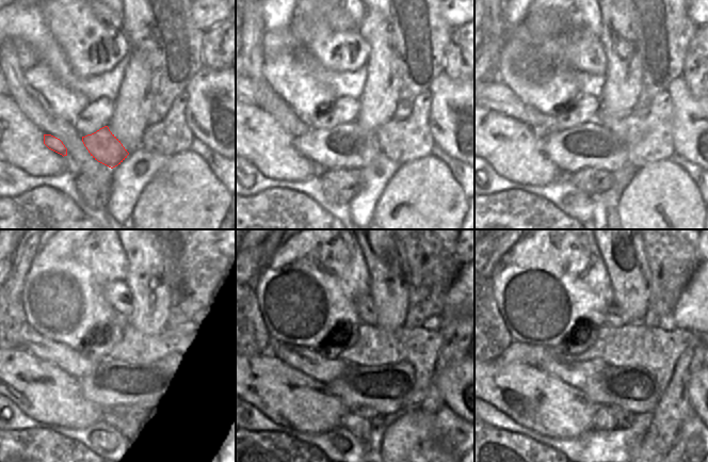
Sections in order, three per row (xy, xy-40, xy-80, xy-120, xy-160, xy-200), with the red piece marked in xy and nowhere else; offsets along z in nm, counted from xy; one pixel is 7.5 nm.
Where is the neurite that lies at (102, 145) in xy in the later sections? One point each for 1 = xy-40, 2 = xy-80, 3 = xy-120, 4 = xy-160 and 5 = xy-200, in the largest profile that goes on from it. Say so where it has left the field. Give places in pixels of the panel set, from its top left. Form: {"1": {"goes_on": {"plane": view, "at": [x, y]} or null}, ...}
{"1": {"goes_on": {"plane": "xy-40", "at": [349, 145]}}, "2": {"goes_on": {"plane": "xy-80", "at": [591, 145]}}, "3": {"goes_on": {"plane": "xy-120", "at": [113, 383]}}, "4": {"goes_on": {"plane": "xy-160", "at": [388, 388]}}, "5": {"goes_on": {"plane": "xy-200", "at": [636, 389]}}}

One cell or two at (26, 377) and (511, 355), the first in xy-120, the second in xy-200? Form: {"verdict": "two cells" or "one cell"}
{"verdict": "two cells"}

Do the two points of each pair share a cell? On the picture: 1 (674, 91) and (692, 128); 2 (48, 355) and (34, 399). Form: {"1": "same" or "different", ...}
{"1": "same", "2": "different"}

